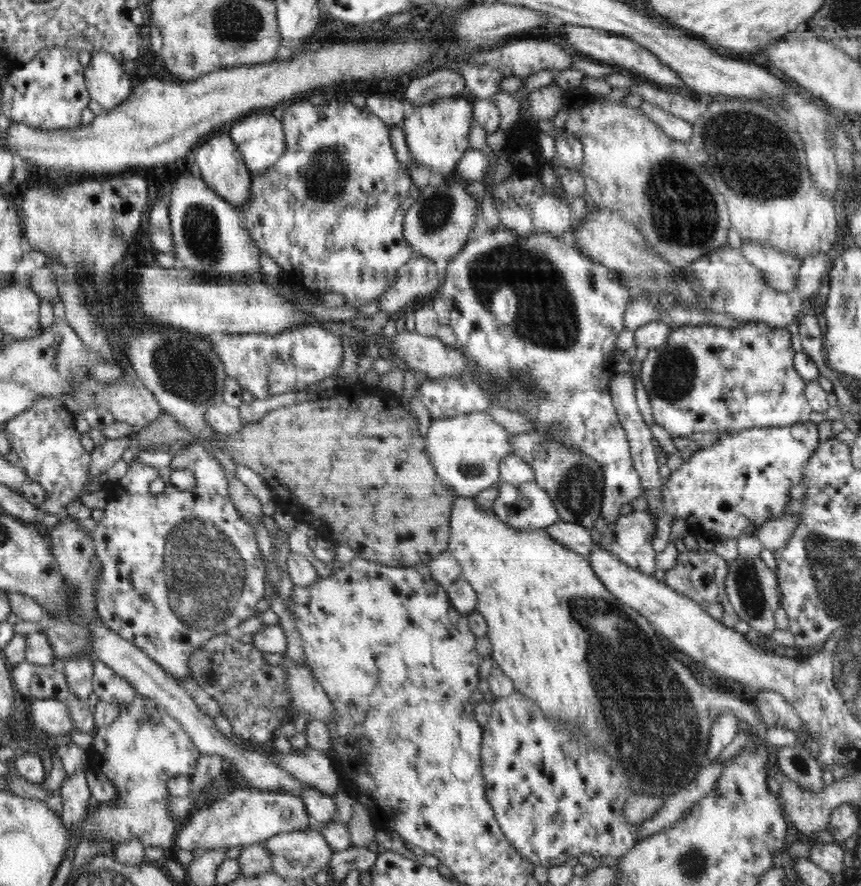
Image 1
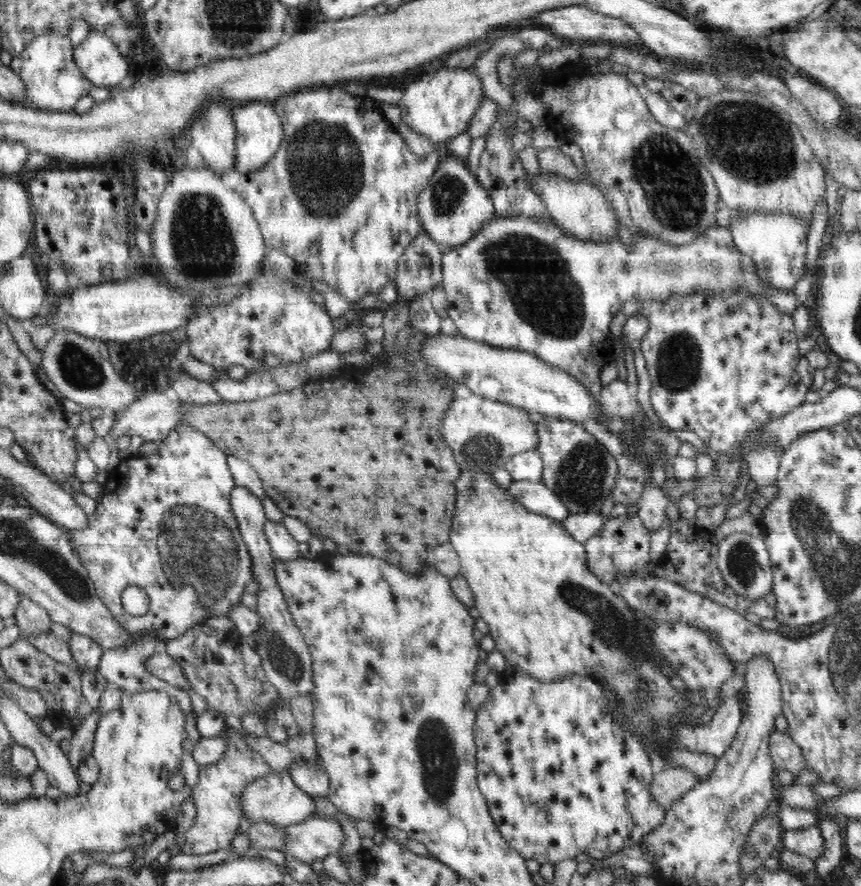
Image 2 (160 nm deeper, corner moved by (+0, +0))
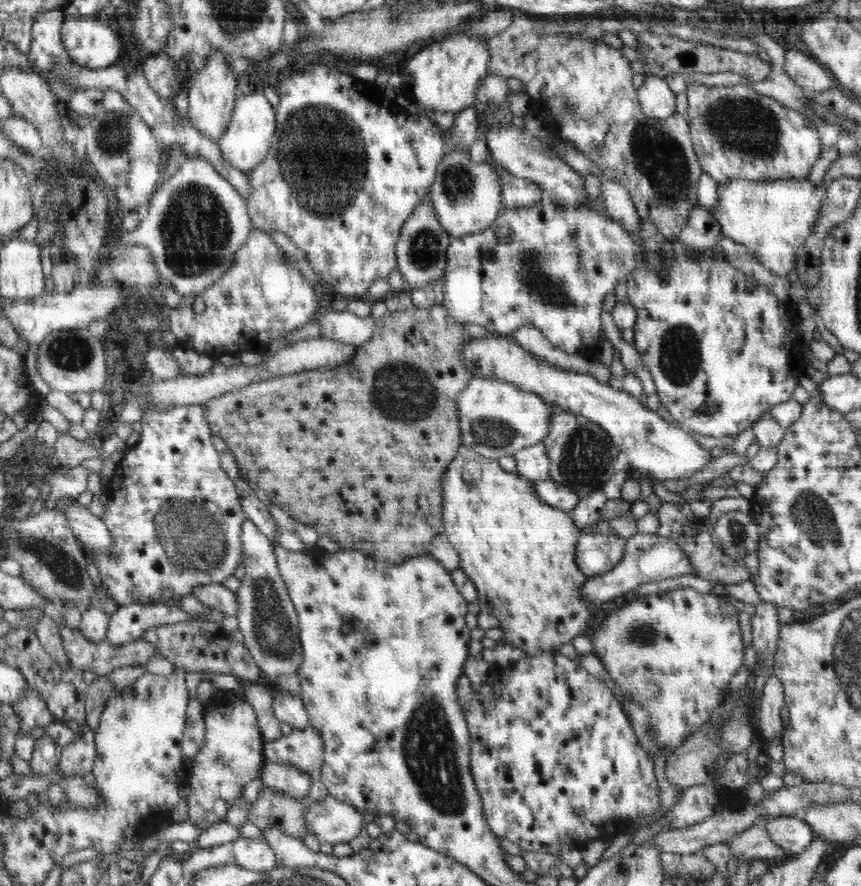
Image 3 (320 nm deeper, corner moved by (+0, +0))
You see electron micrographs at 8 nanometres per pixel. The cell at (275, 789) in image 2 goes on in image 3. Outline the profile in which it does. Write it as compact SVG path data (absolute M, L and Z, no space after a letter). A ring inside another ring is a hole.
M268 760L263 764L260 779L263 781L262 789L272 789L272 791L278 791L278 793L284 793L295 800L305 800L308 791L310 790L310 785L313 783L314 778L312 775L302 771L294 765L288 763L273 763Z

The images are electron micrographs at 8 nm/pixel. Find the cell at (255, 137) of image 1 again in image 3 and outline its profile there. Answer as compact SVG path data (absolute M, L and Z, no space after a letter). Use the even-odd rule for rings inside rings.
M252 92L238 97L230 118L228 128L219 136L219 144L223 159L234 168L250 171L257 167L268 156L276 130L276 112L262 92Z

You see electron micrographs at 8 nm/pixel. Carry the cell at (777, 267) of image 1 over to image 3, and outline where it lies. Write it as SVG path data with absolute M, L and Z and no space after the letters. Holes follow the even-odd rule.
M730 179L726 184L719 184L718 204L711 211L712 216L720 225L724 236L732 238L734 242L750 248L758 262L770 270L772 274L786 276L796 266L798 249L804 244L811 233L817 219L820 207L826 200L826 190L811 183L810 179L778 179L778 180L750 180Z

